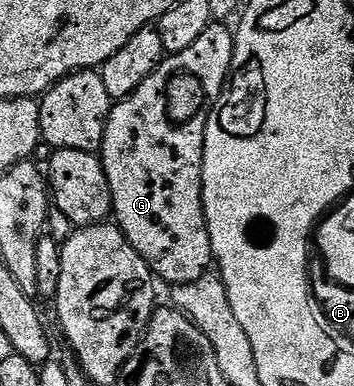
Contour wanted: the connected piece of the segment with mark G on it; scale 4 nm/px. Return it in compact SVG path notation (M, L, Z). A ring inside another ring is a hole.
M214 23L207 27L207 31L203 31L203 35L199 35L199 39L195 39L195 43L191 43L191 47L187 47L187 51L179 51L178 53L166 56L161 62L160 67L147 75L147 79L143 79L143 83L137 88L130 97L122 97L109 110L109 118L105 124L103 131L103 139L101 140L101 148L99 156L101 166L107 177L107 187L111 193L111 210L112 220L115 222L121 234L125 236L131 243L131 247L135 247L135 251L139 251L139 255L149 265L149 270L153 272L154 278L158 282L166 281L169 287L186 285L187 283L195 283L195 279L206 276L208 265L214 264L213 248L211 247L211 235L207 231L207 223L205 222L205 212L203 211L203 199L201 198L201 180L203 179L203 151L205 150L205 132L207 131L207 119L211 115L211 111L215 107L215 103L222 100L225 92L225 82L229 80L229 70L233 67L233 43L235 33L232 28L228 29L228 24Z

